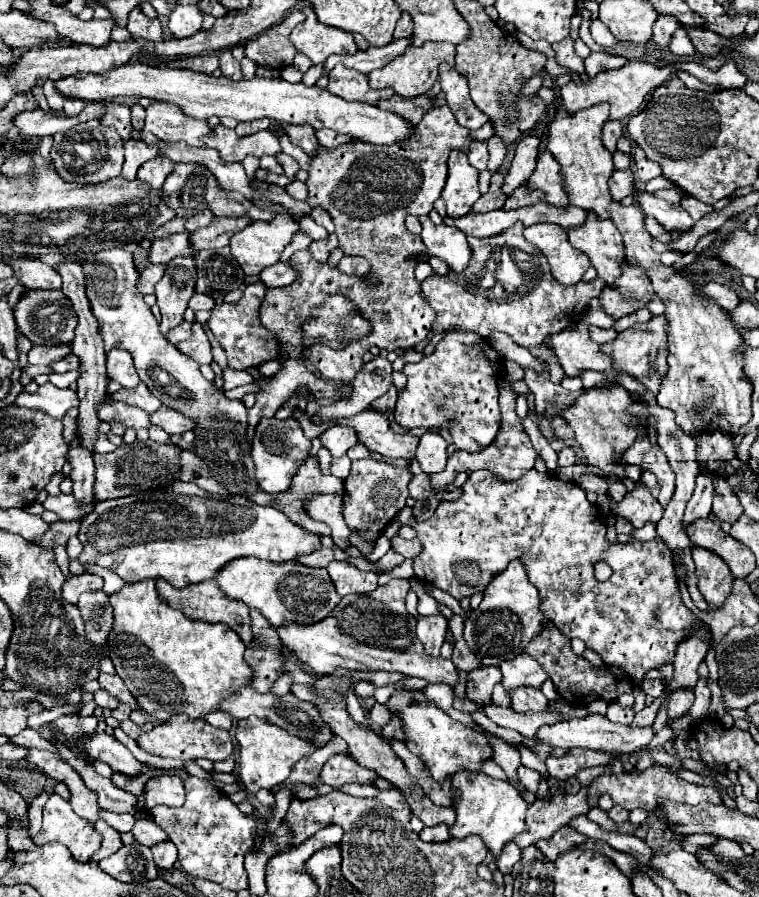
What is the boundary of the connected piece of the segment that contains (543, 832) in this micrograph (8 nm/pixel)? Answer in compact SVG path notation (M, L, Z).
M582 788L574 796L564 796L558 794L552 800L536 800L532 806L528 806L526 814L526 826L528 830L518 834L514 842L520 848L526 848L530 844L536 844L538 840L550 838L560 826L568 824L574 816L588 814L588 804L586 804L586 788Z

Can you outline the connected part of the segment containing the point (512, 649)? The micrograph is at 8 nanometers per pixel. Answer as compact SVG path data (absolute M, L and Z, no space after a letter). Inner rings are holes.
M514 560L502 574L494 576L484 592L484 600L480 602L478 610L466 618L464 640L484 666L500 666L500 662L522 654L528 642L542 630L544 622L546 618L540 612L540 594L528 580L524 566Z

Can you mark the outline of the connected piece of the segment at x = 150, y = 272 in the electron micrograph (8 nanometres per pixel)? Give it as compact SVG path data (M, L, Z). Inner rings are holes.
M150 264L146 266L142 272L140 272L140 278L138 278L138 290L140 294L154 294L154 286L156 282L162 278L164 274L164 266L160 264Z

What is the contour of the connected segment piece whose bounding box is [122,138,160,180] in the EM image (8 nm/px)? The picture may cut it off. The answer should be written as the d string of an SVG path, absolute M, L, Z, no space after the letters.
M130 138L124 142L124 152L126 152L126 160L124 160L124 170L122 176L126 180L134 180L136 178L136 170L146 162L152 160L160 154L160 150L156 146L148 146L146 142L140 142L140 138Z

